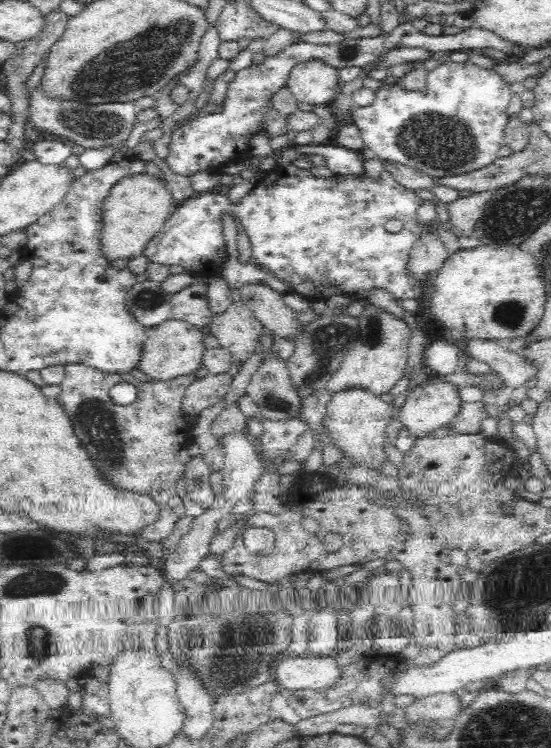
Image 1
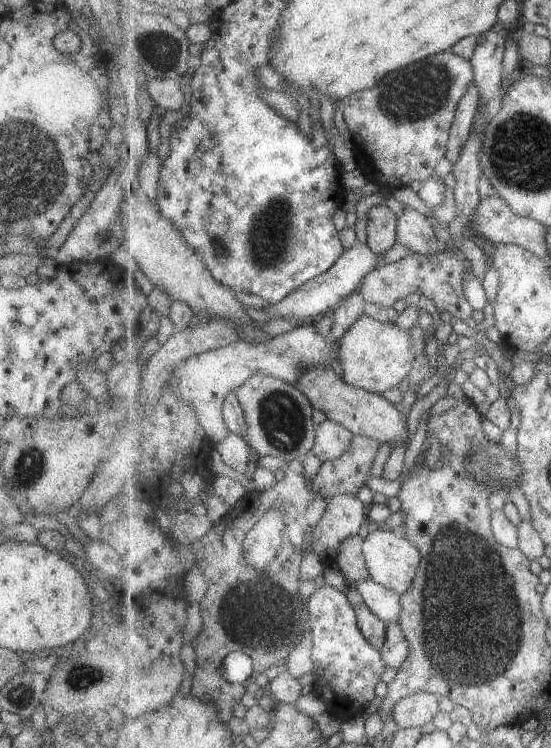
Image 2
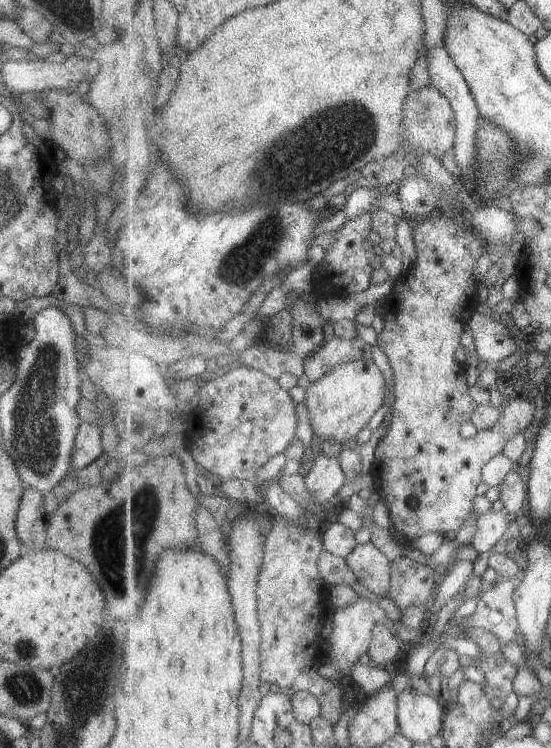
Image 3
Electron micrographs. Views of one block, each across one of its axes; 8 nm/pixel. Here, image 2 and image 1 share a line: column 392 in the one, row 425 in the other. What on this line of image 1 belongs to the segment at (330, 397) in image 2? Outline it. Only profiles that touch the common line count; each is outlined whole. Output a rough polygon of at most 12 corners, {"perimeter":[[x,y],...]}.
{"perimeter":[[431,377],[411,390],[396,417],[414,438],[449,426],[456,386]]}

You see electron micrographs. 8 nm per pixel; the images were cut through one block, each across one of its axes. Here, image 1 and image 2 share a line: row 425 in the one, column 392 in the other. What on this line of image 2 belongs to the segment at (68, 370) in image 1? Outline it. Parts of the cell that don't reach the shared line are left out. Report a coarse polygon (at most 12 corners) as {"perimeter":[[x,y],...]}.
{"perimeter":[[443,51],[343,102],[384,191],[447,154],[475,71]]}

